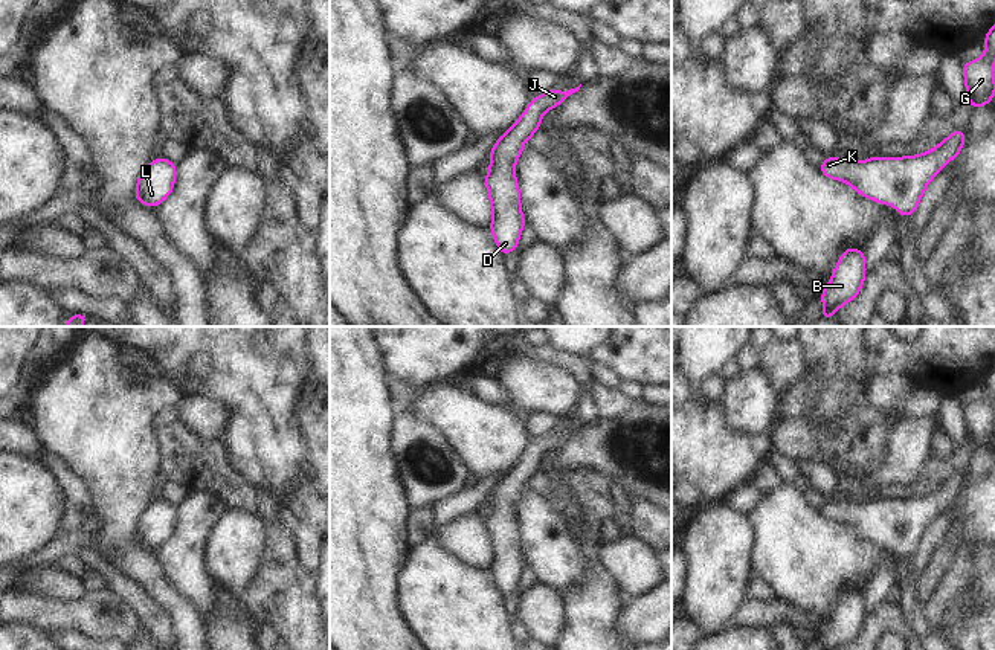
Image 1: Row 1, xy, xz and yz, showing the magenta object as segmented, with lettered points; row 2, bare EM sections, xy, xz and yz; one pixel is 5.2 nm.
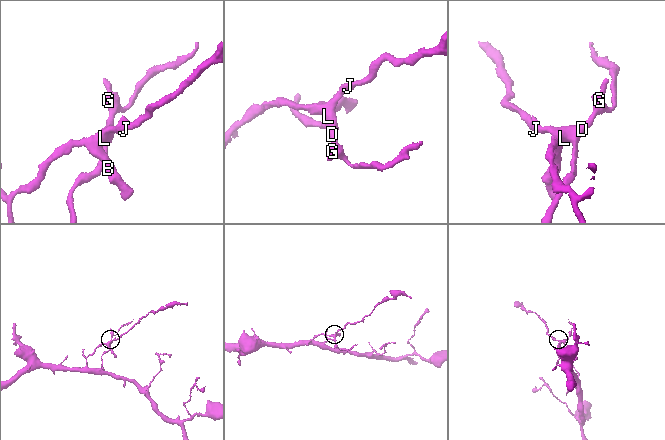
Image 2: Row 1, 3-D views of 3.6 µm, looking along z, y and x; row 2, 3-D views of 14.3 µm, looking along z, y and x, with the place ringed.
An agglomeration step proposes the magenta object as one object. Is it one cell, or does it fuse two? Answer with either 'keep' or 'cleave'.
keep

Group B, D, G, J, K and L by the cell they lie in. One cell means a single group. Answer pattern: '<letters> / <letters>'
B D G J K L

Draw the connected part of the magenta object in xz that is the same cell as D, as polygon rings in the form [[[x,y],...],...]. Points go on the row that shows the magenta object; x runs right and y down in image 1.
[[[581,84],[568,92],[548,90],[534,96],[517,122],[491,146],[488,159],[491,168],[484,179],[493,220],[490,229],[498,249],[507,255],[517,249],[520,232],[525,226],[520,211],[520,191],[514,177],[516,162],[523,150],[523,143],[539,130],[545,111],[557,107]]]

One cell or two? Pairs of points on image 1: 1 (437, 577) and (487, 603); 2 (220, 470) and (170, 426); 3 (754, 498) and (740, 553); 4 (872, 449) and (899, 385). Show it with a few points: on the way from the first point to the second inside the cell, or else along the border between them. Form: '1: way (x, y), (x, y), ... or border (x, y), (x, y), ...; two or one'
1: way (449, 589), (463, 603), (475, 603); one
2: way (208, 464), (182, 438); one
3: border (725, 499), (748, 514); two
4: border (862, 402), (881, 414), (888, 431); two

